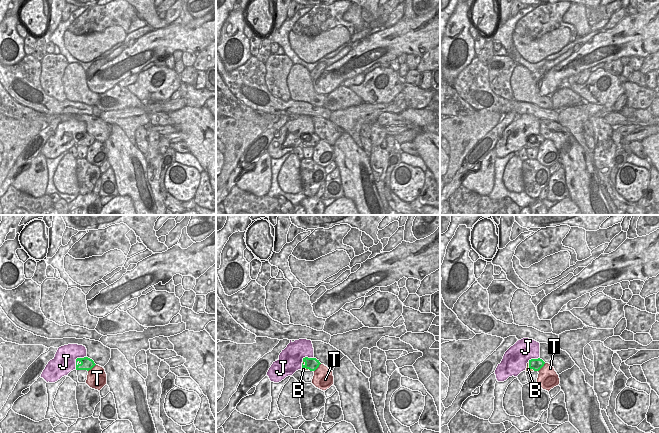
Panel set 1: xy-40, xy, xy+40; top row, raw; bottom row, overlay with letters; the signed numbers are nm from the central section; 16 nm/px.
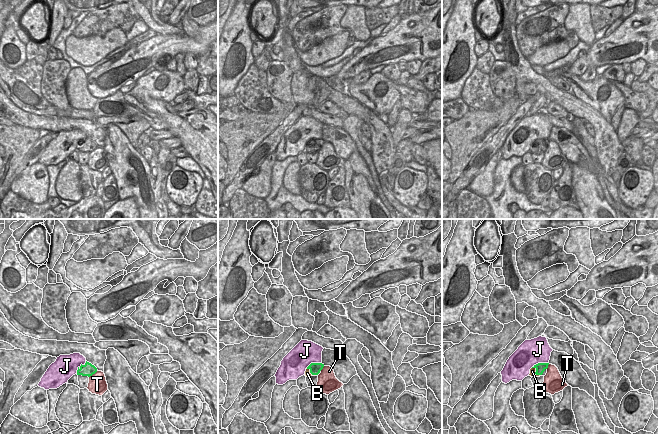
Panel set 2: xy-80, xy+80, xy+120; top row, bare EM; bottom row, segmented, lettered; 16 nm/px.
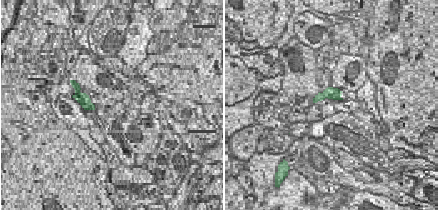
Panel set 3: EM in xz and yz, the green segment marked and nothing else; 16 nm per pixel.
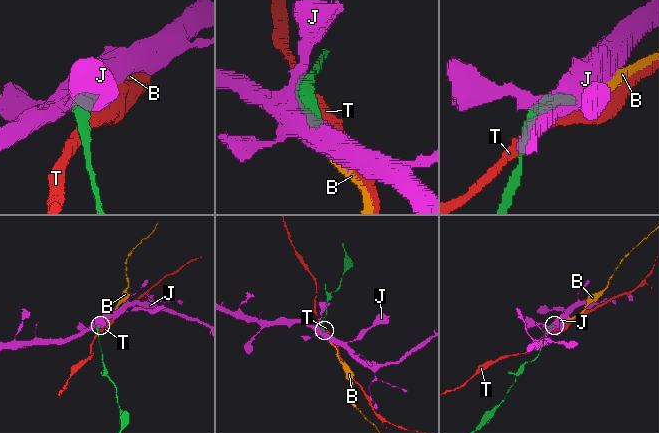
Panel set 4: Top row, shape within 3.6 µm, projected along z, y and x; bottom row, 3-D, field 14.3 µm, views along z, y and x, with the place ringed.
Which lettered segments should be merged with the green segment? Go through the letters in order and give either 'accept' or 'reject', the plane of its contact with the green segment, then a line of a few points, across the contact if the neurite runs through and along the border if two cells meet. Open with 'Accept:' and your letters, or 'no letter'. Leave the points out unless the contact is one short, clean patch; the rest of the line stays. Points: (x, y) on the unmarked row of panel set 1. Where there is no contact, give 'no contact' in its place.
Accept: B
B: accept; contact in xy+40; line xy+40 (536, 140), (529, 143), (528, 145)
J: reject; contact in xy-40
T: reject; contact in xy

